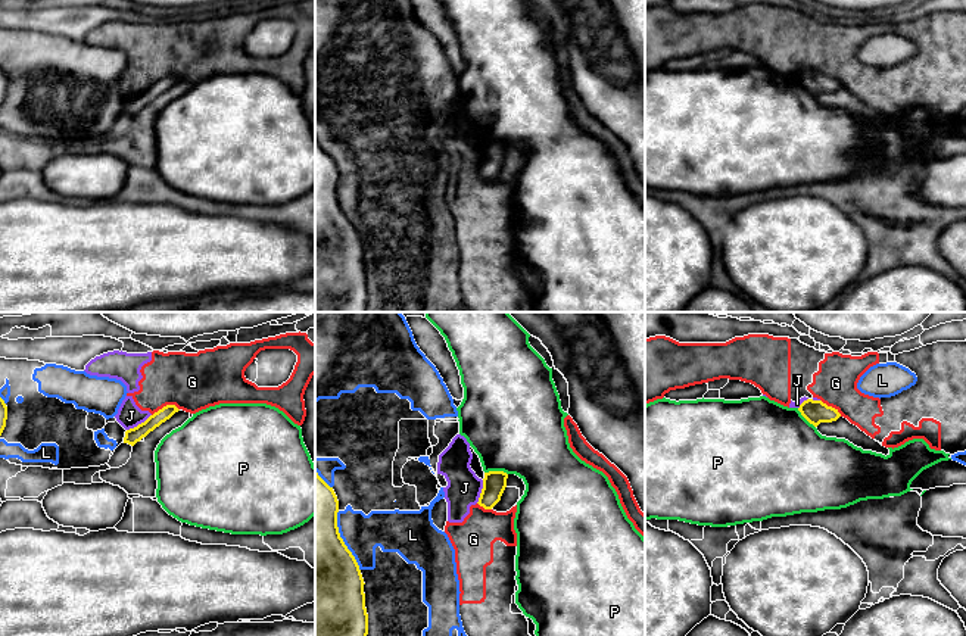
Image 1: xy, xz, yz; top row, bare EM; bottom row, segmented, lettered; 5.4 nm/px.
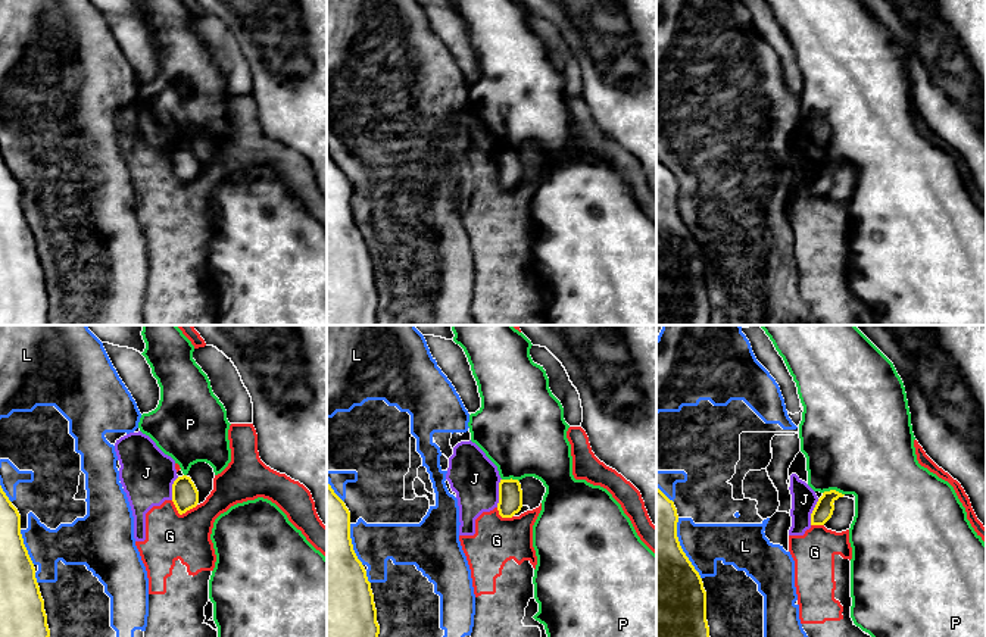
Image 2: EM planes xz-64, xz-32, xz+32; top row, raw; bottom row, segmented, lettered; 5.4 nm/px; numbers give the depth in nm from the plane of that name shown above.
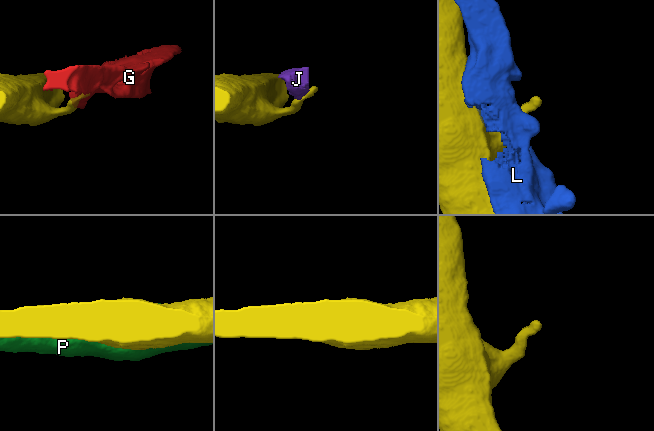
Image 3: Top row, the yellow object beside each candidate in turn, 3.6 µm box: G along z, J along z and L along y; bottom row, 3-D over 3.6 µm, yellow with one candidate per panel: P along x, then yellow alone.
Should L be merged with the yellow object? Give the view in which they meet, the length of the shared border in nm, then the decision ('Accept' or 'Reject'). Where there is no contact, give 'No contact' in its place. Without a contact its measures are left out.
Touches yellow in xz. Shared border 340 nm. Reject

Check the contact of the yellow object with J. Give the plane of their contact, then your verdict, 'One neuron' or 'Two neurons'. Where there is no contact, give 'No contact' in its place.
Touches yellow in xy. One neuron

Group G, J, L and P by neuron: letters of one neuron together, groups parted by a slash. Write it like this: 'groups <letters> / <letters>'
groups G / J / L / P

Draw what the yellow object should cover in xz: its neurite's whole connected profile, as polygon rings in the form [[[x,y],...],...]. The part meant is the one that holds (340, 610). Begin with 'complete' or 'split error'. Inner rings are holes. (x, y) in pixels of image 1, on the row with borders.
complete | [[[315,471],[315,636],[367,636],[364,579],[337,527],[337,496]]]

